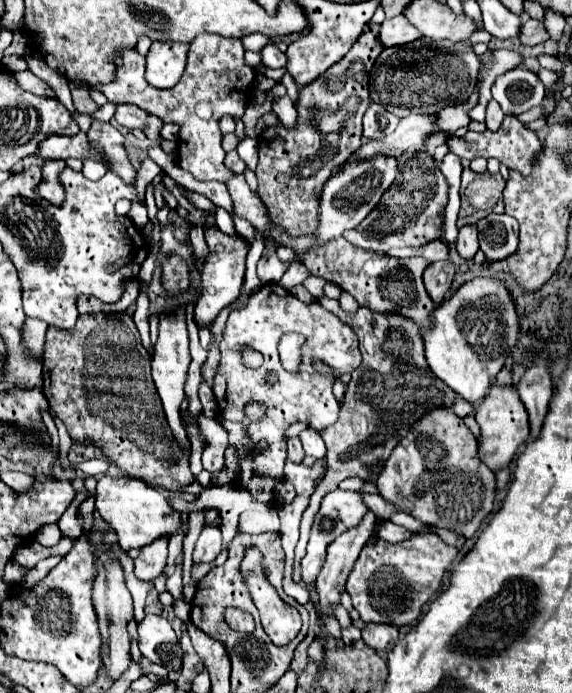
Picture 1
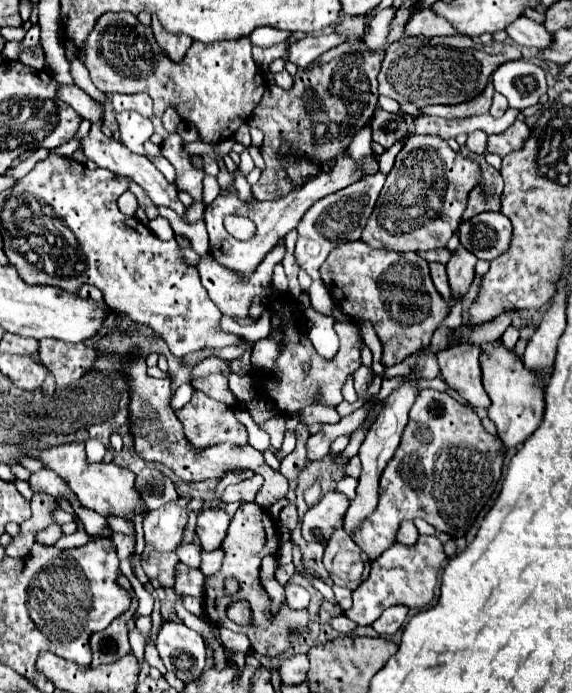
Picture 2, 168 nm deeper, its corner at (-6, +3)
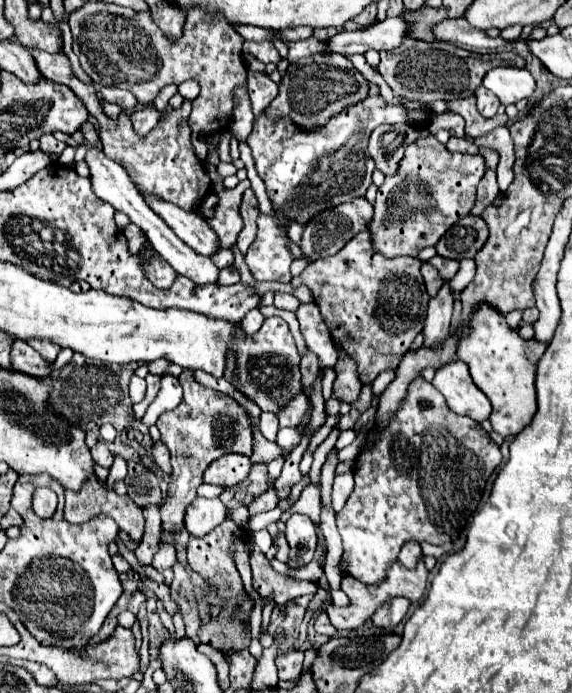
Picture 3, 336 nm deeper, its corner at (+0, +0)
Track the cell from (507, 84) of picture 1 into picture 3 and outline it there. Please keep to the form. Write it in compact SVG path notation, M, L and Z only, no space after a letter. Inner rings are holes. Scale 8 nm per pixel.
M498 67L488 71L482 85L490 89L502 105L510 105L520 99L530 99L536 91L536 83L530 71L514 67Z

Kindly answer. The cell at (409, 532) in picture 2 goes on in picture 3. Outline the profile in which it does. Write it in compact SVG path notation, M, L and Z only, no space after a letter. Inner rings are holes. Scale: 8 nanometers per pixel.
M406 543L406 547L402 547L400 551L400 563L408 569L414 569L418 565L418 561L422 559L422 549L418 543Z

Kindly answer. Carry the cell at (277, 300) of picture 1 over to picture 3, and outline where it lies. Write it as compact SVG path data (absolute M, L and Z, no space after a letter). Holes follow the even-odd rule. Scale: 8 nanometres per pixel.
M340 353L340 359L336 363L336 381L334 381L334 395L340 397L344 403L354 403L360 395L362 385L358 383L358 375L354 371L354 361L346 359L346 355Z

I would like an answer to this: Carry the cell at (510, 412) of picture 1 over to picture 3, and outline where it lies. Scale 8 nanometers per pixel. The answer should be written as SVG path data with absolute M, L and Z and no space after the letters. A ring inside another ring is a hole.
M478 303L474 307L474 315L470 315L468 321L468 335L458 343L458 359L468 365L472 381L490 399L490 423L502 437L518 435L536 413L534 377L538 359L544 355L546 347L548 343L522 339L518 335L518 327L512 329L504 315L490 307L490 303Z

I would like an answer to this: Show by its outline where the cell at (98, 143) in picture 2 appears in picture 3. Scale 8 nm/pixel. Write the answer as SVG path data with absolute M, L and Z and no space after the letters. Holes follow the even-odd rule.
M146 199L150 209L160 215L168 227L186 243L190 245L196 253L204 257L212 257L220 249L218 235L214 229L194 211L184 211L180 207L174 207L172 203L162 203L160 199Z

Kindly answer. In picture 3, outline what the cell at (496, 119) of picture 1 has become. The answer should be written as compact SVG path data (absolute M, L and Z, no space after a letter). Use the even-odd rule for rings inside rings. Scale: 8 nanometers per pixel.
M478 87L478 91L474 95L478 99L478 111L480 111L480 115L486 117L486 119L494 117L496 111L498 111L498 105L500 105L498 97L492 91L486 91L486 87Z

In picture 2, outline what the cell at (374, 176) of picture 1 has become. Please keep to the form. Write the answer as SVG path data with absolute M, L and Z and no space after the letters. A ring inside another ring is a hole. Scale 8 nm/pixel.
M376 172L372 176L364 176L360 178L358 182L346 186L344 190L340 192L334 192L330 196L324 196L322 200L314 202L312 208L304 214L304 232L300 232L300 244L296 246L294 250L294 258L296 258L296 264L314 280L316 284L316 292L310 292L310 300L312 300L312 306L314 310L330 316L332 312L332 300L328 296L328 290L324 288L324 282L320 280L320 264L326 260L328 252L344 242L352 242L352 240L360 240L360 234L362 234L362 228L368 220L368 216L372 214L374 210L374 204L378 200L378 194L382 190L386 182L386 174L382 172Z

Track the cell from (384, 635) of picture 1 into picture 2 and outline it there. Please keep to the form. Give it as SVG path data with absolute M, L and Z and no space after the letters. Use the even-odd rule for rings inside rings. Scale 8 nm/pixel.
M392 606L372 624L372 628L376 630L378 636L394 636L404 626L406 616L408 616L408 608Z

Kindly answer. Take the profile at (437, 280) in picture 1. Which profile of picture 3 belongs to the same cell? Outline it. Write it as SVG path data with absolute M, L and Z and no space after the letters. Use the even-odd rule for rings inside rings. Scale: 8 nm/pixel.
M422 263L422 277L424 277L424 285L426 285L426 291L430 297L434 297L440 291L440 287L444 285L442 277L430 263Z

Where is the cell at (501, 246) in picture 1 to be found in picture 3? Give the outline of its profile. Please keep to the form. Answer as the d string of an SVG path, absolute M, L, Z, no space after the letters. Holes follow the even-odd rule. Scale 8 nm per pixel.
M466 215L442 235L434 249L440 257L446 259L474 259L474 255L484 247L486 239L488 231L484 219Z

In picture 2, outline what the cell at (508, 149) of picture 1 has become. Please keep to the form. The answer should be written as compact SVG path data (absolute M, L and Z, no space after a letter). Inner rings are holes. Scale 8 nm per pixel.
M516 120L508 130L500 132L500 134L488 136L486 150L504 158L504 156L510 154L510 152L522 150L522 148L524 148L524 142L530 138L530 134L532 134L532 130L530 130L524 122Z

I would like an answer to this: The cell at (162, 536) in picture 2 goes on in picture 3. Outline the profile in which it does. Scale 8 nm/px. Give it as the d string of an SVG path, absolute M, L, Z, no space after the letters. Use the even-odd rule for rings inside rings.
M182 371L178 381L184 389L182 403L172 411L164 411L156 423L156 427L162 433L162 443L170 451L170 463L172 463L168 497L166 503L160 507L162 527L166 531L184 527L186 509L194 501L196 489L202 485L202 475L214 459L226 453L240 453L248 457L252 455L252 431L244 407L238 405L230 395L200 385L194 379L192 371Z

